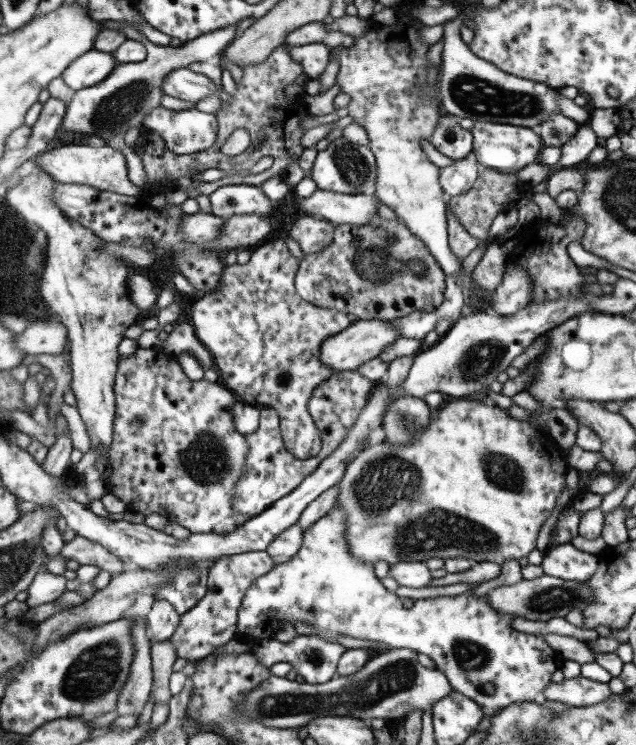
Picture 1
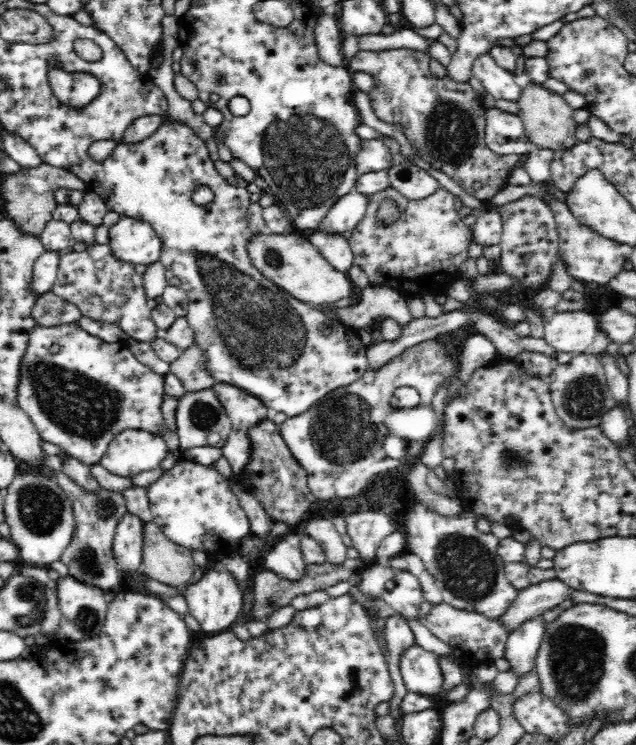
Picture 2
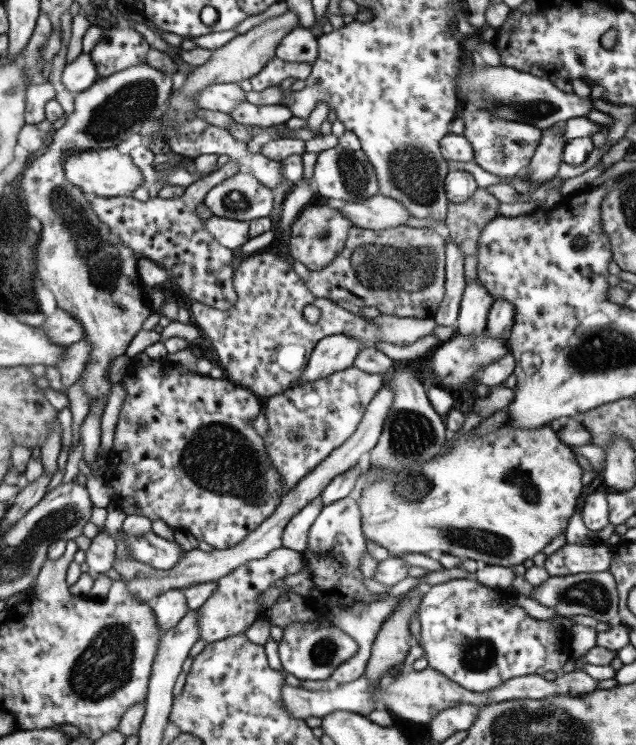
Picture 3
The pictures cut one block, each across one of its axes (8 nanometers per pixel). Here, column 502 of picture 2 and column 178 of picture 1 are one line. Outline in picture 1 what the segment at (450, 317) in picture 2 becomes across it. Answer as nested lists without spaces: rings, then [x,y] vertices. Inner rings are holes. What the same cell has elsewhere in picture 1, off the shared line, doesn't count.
[[[188,322],[173,324],[172,331],[162,339],[161,347],[166,352],[177,356],[182,352],[193,352],[193,356],[204,371],[211,369],[212,359],[210,353],[200,342],[195,328]]]

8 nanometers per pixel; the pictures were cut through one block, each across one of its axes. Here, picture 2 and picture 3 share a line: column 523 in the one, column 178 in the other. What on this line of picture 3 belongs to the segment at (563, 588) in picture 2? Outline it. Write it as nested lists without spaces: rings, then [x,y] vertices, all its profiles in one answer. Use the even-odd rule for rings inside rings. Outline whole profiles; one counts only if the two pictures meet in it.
[[[178,588],[166,590],[152,601],[151,608],[163,633],[172,630],[189,610],[184,590]]]

